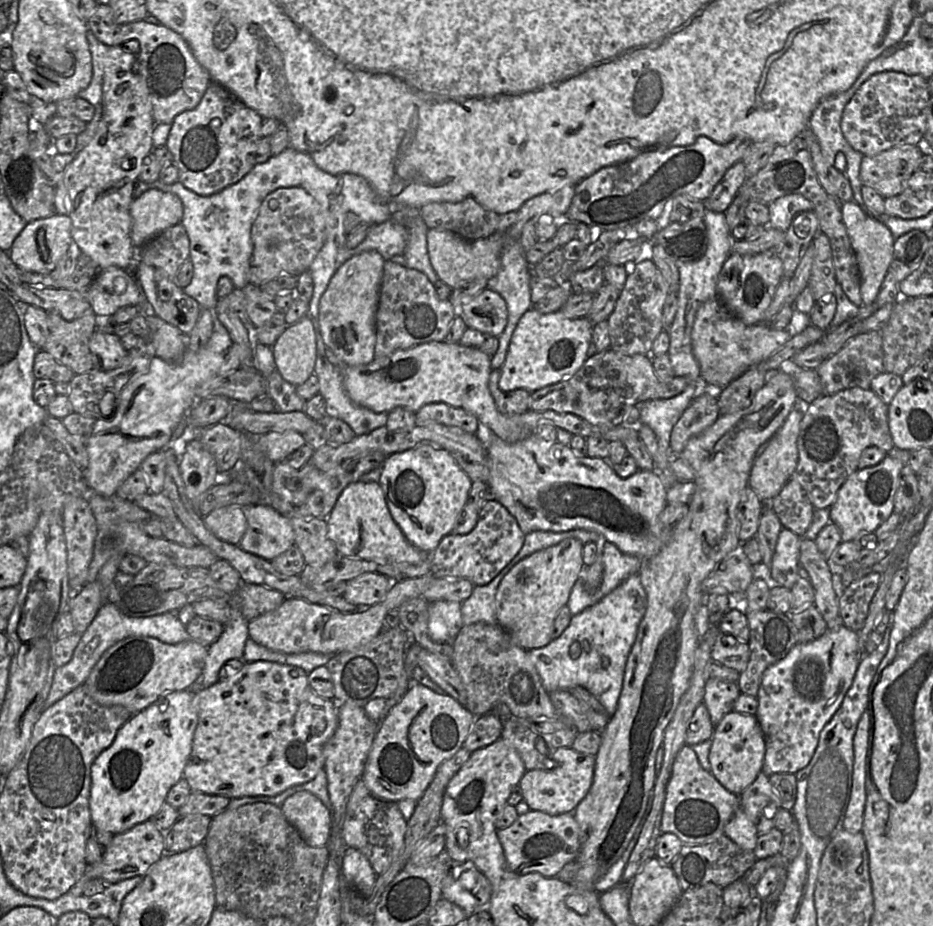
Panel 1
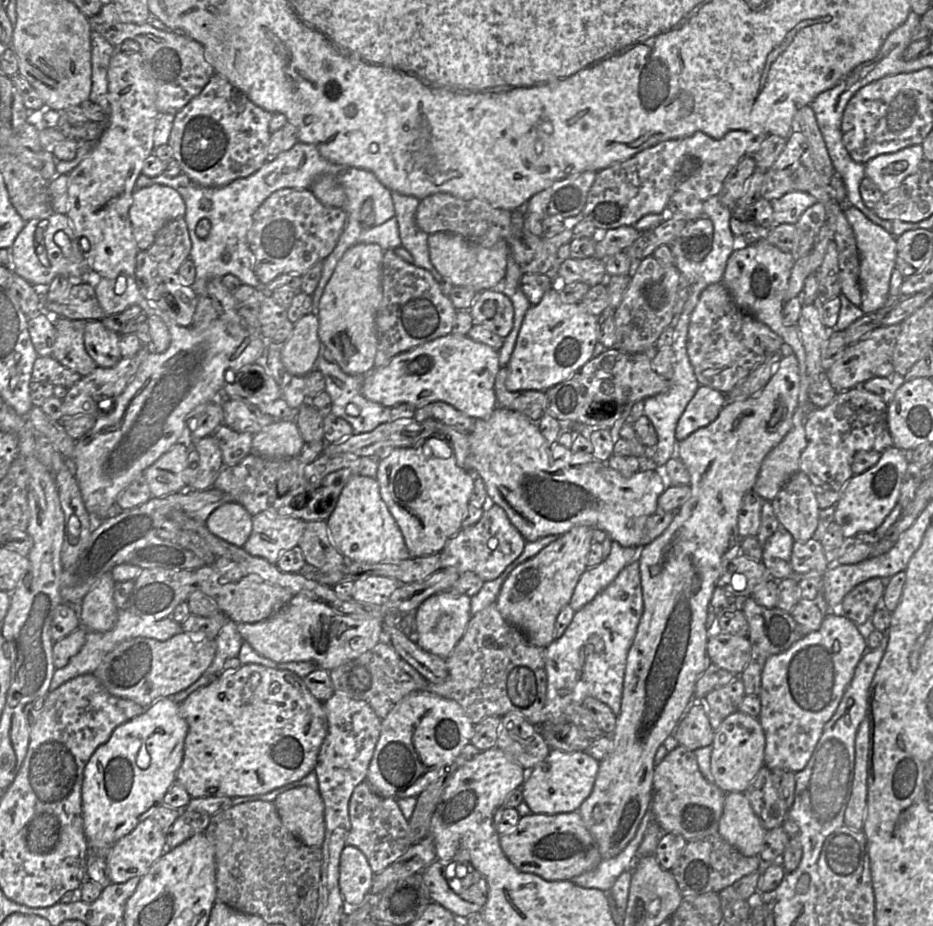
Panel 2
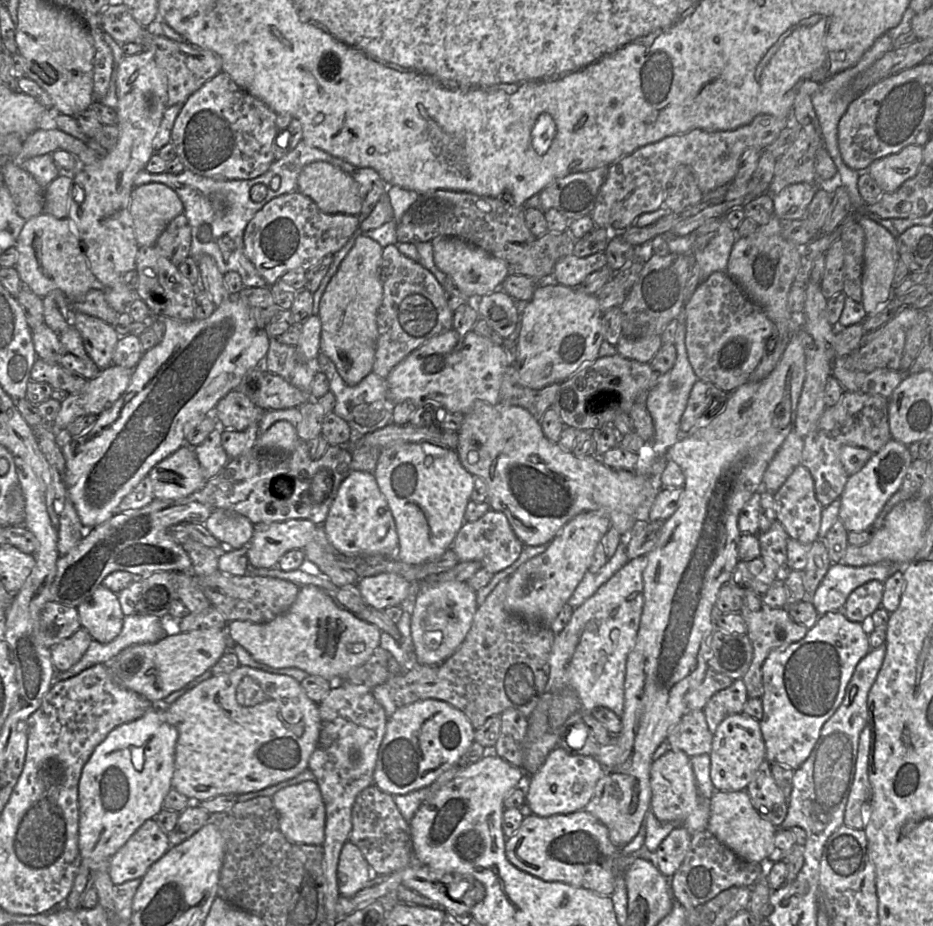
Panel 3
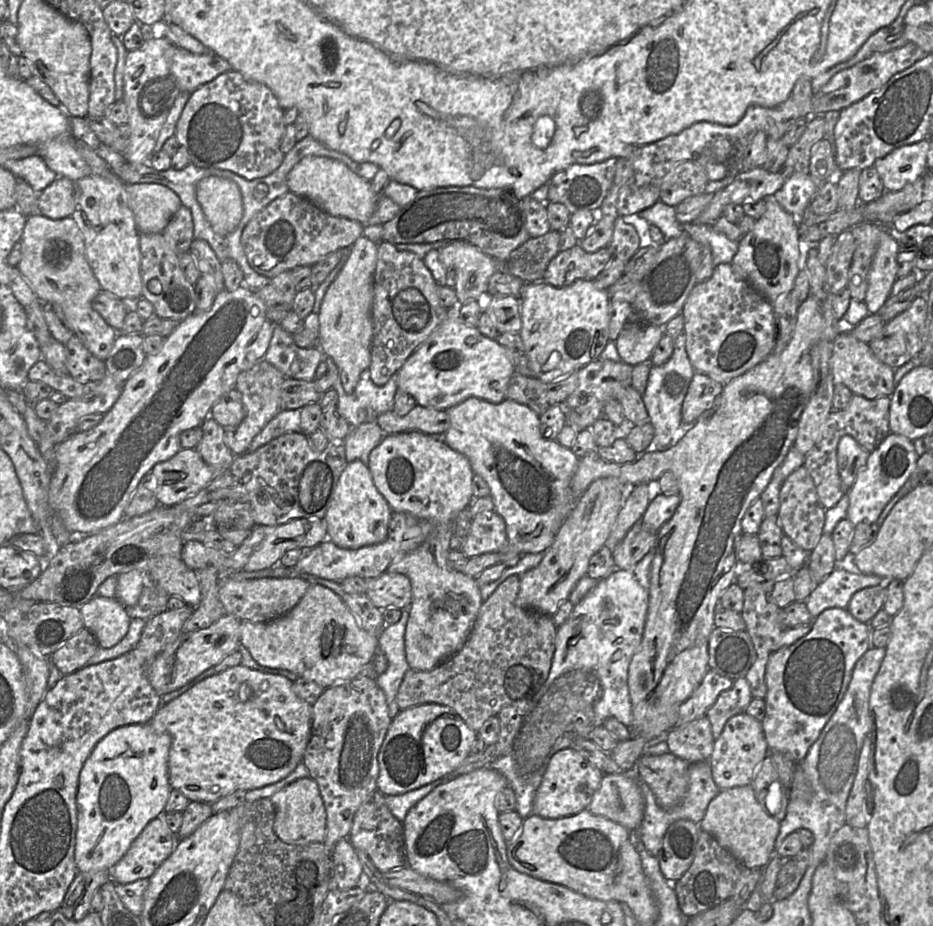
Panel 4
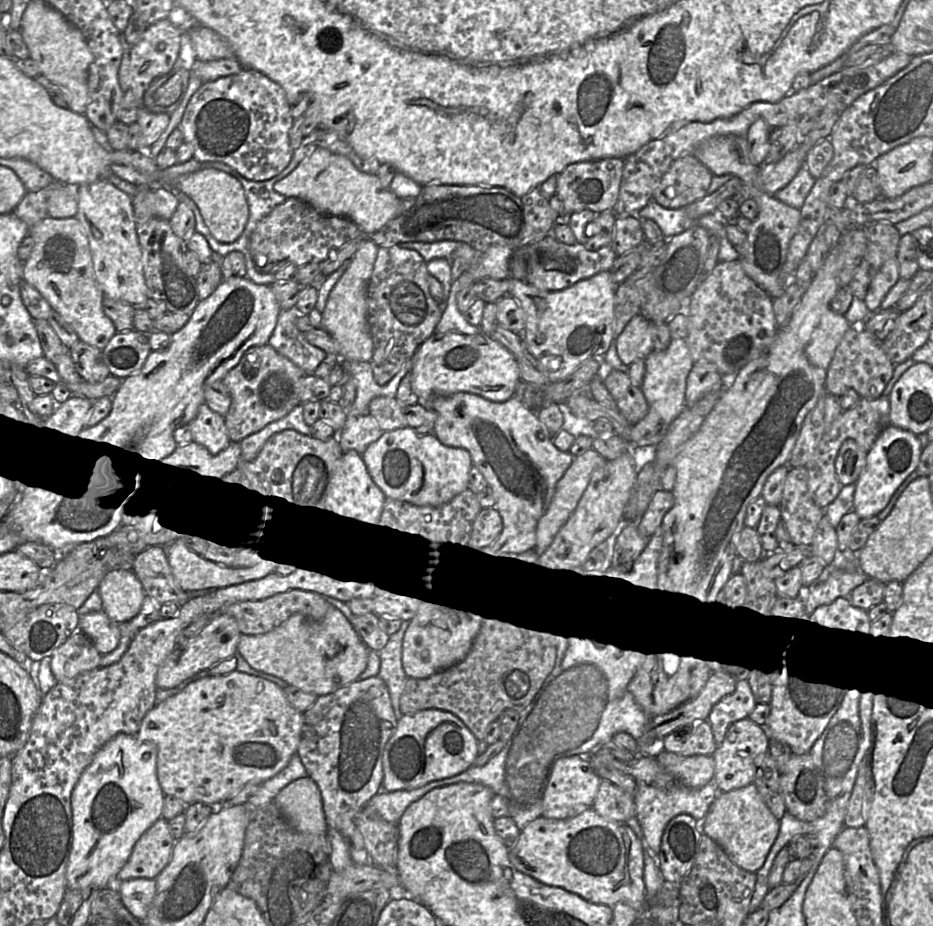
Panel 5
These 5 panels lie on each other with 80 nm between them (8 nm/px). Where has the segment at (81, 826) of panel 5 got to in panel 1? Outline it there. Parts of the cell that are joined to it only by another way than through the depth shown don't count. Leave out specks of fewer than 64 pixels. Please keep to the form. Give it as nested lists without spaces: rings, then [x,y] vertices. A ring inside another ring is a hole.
[[[191,690],[170,692],[151,706],[132,715],[117,731],[112,744],[97,756],[91,766],[89,808],[92,825],[115,835],[131,829],[157,813],[166,802],[171,787],[183,776],[197,723],[194,693]]]

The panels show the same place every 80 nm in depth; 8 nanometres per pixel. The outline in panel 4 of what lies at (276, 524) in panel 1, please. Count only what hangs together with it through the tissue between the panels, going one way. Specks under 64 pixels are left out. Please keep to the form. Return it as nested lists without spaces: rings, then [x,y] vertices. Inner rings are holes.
[[[295,518],[277,526],[265,526],[265,537],[260,547],[251,554],[242,568],[244,571],[256,571],[279,564],[281,556],[292,548],[312,548],[327,539],[327,523],[324,518]]]

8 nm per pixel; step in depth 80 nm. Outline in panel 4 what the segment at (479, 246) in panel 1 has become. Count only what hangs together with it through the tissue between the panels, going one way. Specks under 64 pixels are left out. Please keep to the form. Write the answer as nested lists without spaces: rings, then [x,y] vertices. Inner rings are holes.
[[[466,241],[447,242],[438,254],[443,266],[456,272],[454,289],[459,303],[489,298],[489,279],[500,269],[497,260]]]

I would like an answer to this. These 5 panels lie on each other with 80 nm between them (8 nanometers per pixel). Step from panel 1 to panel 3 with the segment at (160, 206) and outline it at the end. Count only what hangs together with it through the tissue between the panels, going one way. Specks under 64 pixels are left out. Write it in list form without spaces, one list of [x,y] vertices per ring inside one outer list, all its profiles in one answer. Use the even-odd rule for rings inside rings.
[[[167,185],[135,186],[131,192],[130,213],[139,247],[155,245],[167,225],[183,212],[181,199]]]

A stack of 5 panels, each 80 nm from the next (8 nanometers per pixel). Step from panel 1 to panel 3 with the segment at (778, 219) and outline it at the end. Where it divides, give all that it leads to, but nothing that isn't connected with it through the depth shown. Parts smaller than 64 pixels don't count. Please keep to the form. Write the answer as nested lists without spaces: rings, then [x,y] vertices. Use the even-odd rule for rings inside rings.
[[[795,183],[773,196],[774,214],[782,221],[804,218],[818,187],[808,183]]]

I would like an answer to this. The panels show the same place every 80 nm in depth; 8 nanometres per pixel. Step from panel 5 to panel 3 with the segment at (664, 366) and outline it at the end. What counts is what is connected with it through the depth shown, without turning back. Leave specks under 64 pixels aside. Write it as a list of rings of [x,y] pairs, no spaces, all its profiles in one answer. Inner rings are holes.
[[[680,319],[674,342],[676,349],[675,363],[671,370],[658,376],[656,385],[648,391],[646,399],[646,408],[653,421],[654,436],[651,442],[645,443],[651,443],[656,458],[663,457],[666,452],[686,434],[680,430],[680,419],[686,408],[691,389],[698,378],[688,360],[685,334],[686,327],[684,321]]]

